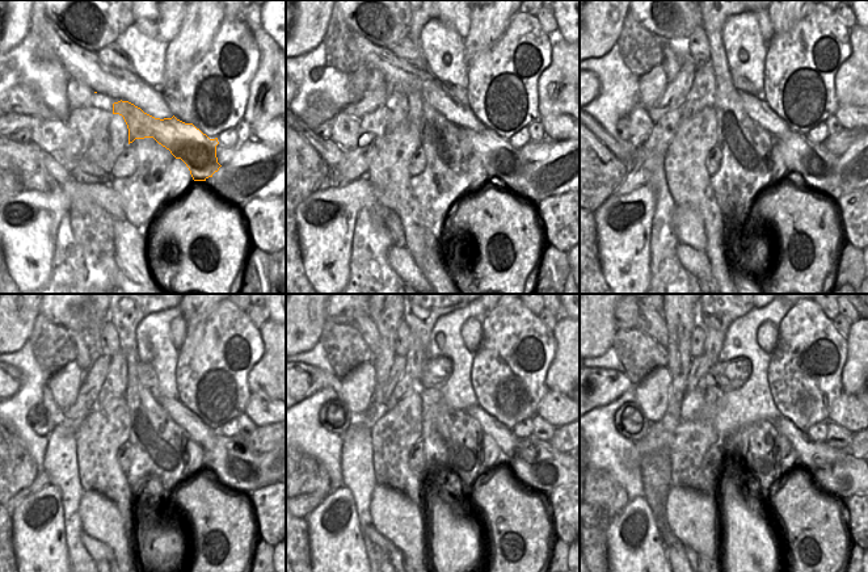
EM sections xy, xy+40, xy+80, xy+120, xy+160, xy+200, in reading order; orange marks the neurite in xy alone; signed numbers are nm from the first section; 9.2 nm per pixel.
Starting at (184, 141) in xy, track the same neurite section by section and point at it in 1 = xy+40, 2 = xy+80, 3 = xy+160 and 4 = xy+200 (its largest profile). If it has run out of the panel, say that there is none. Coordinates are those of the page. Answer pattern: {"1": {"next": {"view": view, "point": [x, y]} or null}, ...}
{"1": {"next": {"view": "xy+40", "point": [498, 158]}}, "2": {"next": {"view": "xy+80", "point": [809, 162]}}, "3": {"next": {"view": "xy+160", "point": [535, 463]}}, "4": {"next": {"view": "xy+200", "point": [845, 478]}}}

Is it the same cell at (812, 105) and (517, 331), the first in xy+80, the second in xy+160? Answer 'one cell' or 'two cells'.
one cell

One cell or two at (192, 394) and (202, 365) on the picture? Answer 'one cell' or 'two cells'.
one cell

